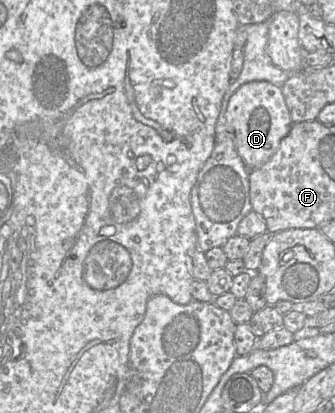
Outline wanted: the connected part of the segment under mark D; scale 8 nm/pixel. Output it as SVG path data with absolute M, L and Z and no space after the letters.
M270 82L245 83L231 96L228 102L226 128L233 135L236 150L249 170L260 167L274 155L292 125L282 87L275 86Z

